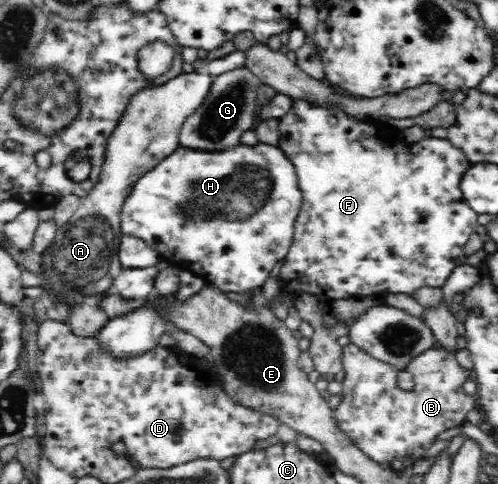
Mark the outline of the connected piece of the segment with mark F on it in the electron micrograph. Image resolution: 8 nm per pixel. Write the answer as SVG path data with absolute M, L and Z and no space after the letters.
M291 98L291 107L288 114L282 116L278 122L278 144L277 147L284 151L285 157L294 165L297 183L301 190L302 202L294 221L294 230L288 252L282 259L280 272L276 274L280 294L289 297L300 294L311 294L315 296L324 311L325 306L332 302L348 300L348 298L364 298L364 296L376 296L376 294L406 294L412 295L424 286L442 289L446 280L452 276L454 268L458 266L458 256L464 254L464 246L472 232L480 232L480 226L476 218L478 213L472 209L470 203L464 198L461 189L461 180L473 163L468 160L465 152L459 146L454 145L450 139L422 138L414 144L399 143L392 139L392 129L380 129L373 127L370 121L364 122L355 118L344 110L340 102L318 103L311 99Z

